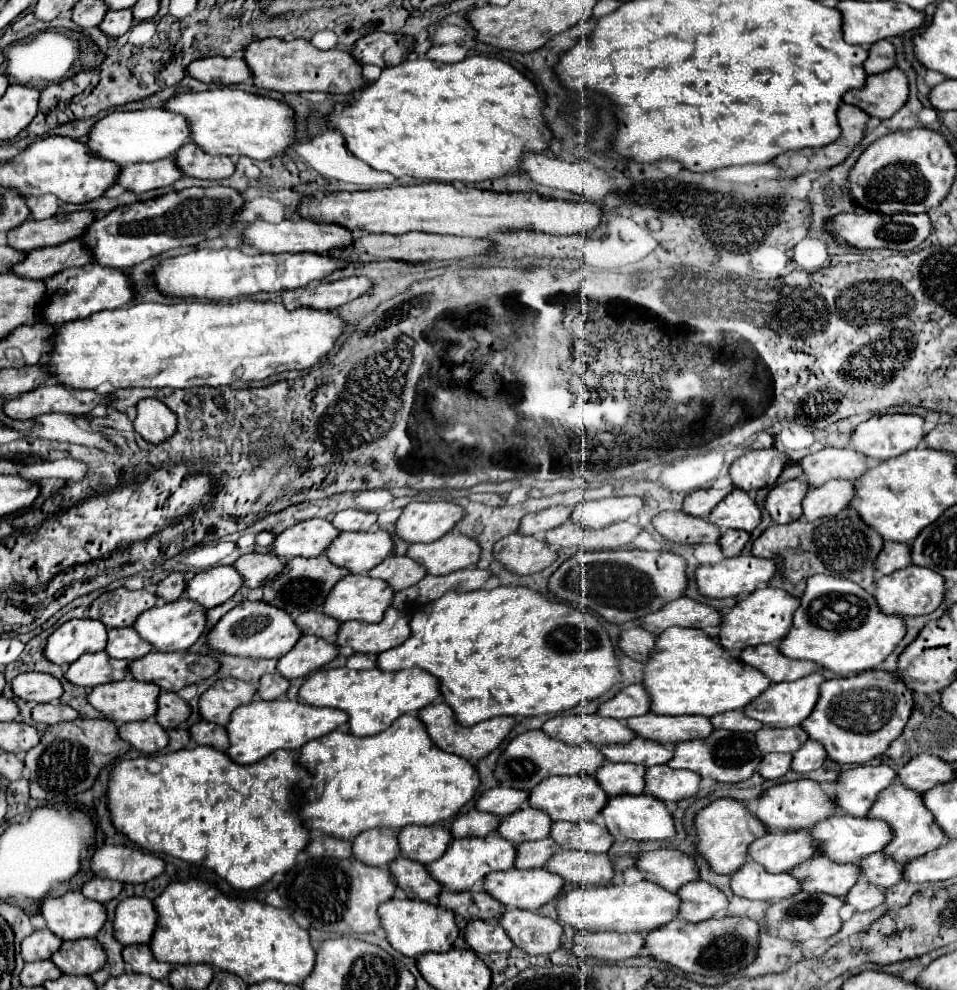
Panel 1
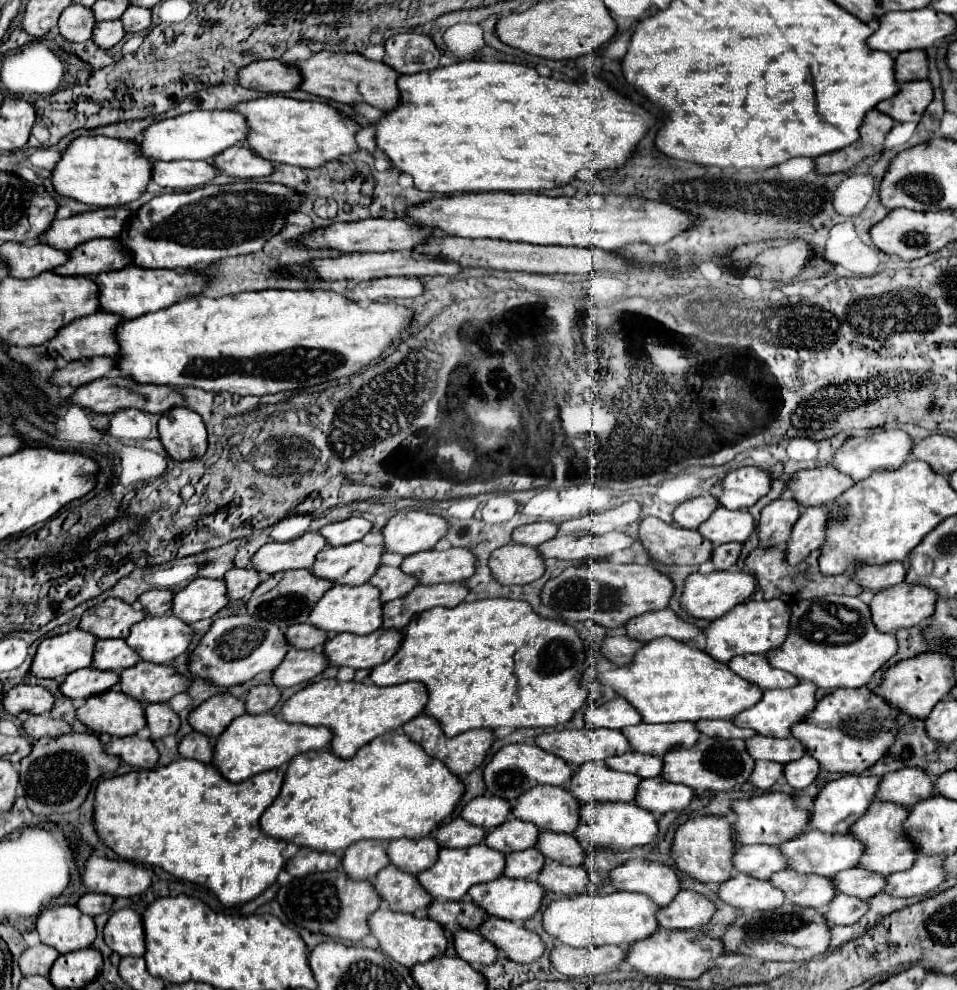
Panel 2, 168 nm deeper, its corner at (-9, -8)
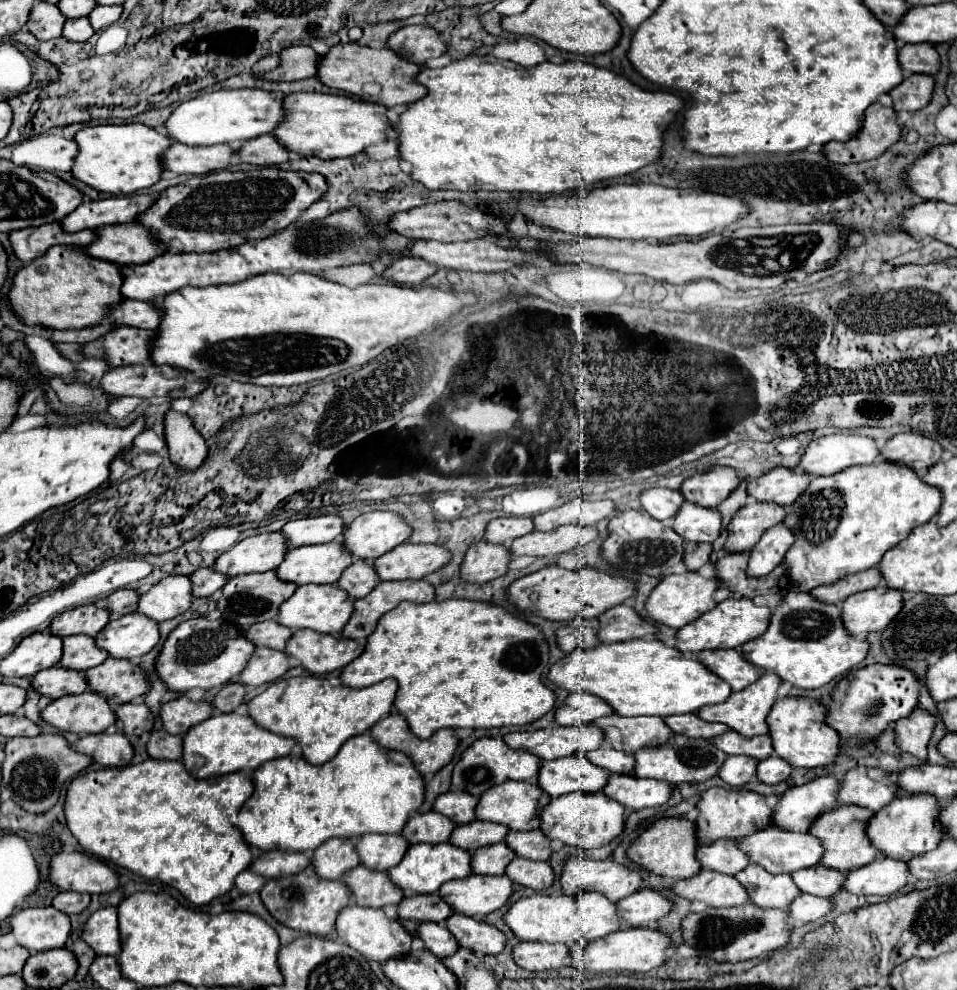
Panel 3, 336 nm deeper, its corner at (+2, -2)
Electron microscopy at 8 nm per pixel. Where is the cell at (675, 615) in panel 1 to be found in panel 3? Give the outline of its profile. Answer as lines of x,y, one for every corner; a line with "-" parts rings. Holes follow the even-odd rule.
619,604
599,616
597,636
601,642
623,642
633,638
651,638
655,626
641,616
631,606

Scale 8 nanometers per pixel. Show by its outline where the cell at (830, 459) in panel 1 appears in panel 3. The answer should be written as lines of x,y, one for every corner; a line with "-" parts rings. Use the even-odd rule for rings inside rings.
773,468
771,472
749,480
747,494
753,496
757,502
773,502
779,506
789,506
799,498
799,494
809,486
811,476
803,474
801,470
789,468

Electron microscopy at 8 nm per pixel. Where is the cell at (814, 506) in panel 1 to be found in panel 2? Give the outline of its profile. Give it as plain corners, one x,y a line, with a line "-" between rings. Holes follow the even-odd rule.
826,506
806,508
800,520
794,524
792,536
786,546
786,558
794,566
802,562
812,550
820,548
826,540

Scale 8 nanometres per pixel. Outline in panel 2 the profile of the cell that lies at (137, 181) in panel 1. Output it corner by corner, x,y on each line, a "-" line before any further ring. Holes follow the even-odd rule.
176,160
176,162
154,162
152,164
152,182
162,188
172,190
190,190
194,186
208,184
216,176
216,168
210,162
192,162
192,160

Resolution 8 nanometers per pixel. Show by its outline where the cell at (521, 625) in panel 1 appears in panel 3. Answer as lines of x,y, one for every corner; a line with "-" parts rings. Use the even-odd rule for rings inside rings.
443,600
443,602
427,602
427,604
403,602
395,610
389,610
387,614
383,614
383,618
379,618
377,630
367,636
363,654
359,658
355,658
355,662
349,662
341,670
339,678
341,678
341,684
345,684
349,688
365,688
383,678
395,678
399,684
399,690
395,696
397,712
401,716
405,716
409,730
417,738
431,738
431,734
439,728
503,728
503,726
523,726
523,724
531,724
531,722
539,720
555,704
555,694
541,682
541,672
543,672
543,668
547,668
547,662
549,662
549,646
543,640
541,632
535,626
527,624
525,620
517,618
515,614
507,612
501,606
495,606
489,602
471,602
471,600

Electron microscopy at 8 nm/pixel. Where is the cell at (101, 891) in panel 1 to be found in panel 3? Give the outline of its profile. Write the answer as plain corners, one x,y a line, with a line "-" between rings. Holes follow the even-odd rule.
59,892
53,902
53,908
65,912
65,914
79,914
89,906
89,894
79,894
79,892

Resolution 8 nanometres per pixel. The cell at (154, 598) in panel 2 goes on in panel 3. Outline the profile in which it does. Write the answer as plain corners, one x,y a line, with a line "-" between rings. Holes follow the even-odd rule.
123,588
123,590
115,590
113,594
109,594
105,608
109,610
113,618
117,618
117,616
131,614
137,606
137,600
139,600
139,594
133,588

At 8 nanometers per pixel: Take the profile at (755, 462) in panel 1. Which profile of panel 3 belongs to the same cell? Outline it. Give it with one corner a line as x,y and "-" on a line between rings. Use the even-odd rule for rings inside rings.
715,466
707,472
693,474
681,484
681,494
685,502
693,502
705,508
715,508
725,500
731,490
739,484
739,476
729,466

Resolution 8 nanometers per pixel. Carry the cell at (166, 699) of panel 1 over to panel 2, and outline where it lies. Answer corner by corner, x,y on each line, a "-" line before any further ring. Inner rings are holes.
148,704
146,720
154,740
176,734
180,730
180,716
168,704

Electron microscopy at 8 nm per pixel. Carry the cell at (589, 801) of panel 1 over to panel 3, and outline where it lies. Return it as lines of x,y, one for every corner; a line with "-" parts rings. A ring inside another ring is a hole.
509,780
499,786
491,786
491,790
481,794
479,806
475,808
475,816
479,820
505,824
509,830
535,830
539,826
539,814
545,802
549,802
549,796
537,784

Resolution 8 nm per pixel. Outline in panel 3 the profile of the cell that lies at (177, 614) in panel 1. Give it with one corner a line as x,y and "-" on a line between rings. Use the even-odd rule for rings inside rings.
143,614
119,616
95,636
95,644
111,658
139,658
159,642
157,622

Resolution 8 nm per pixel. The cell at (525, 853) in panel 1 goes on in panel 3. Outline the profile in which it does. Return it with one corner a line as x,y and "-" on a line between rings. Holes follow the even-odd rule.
499,842
491,846
483,846
481,850
471,852
473,856
473,874
503,874
505,866
515,858
515,852

